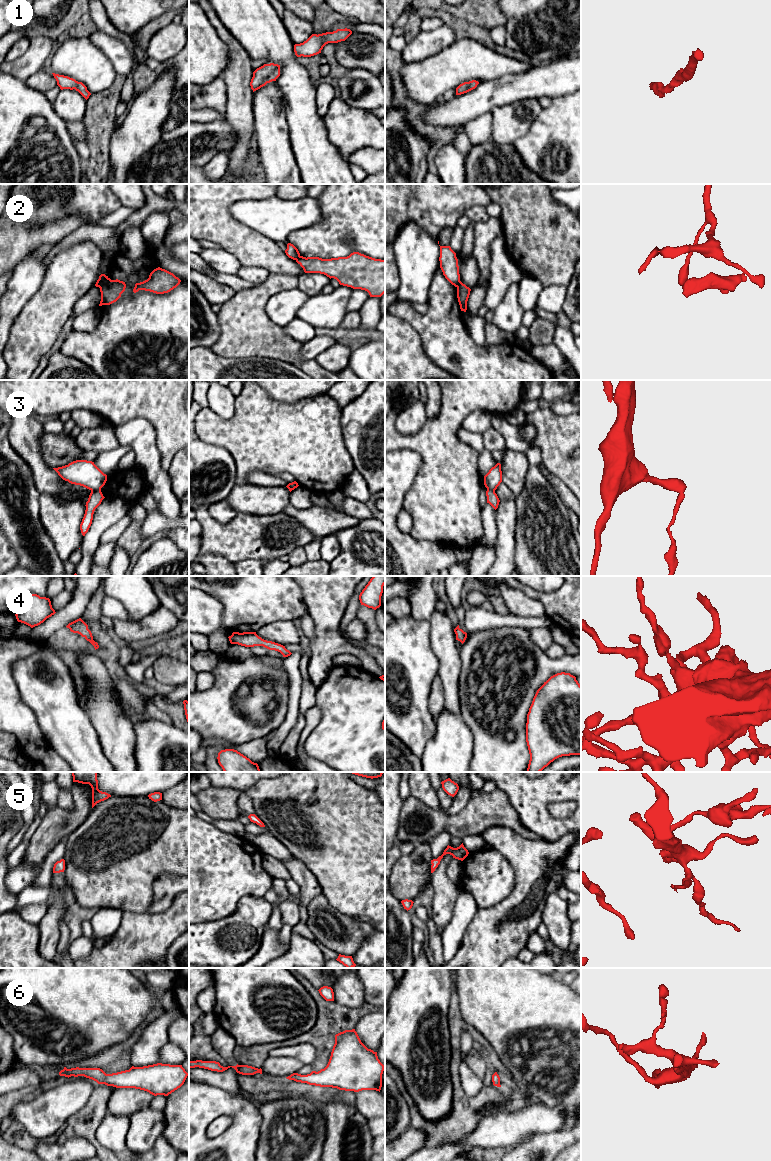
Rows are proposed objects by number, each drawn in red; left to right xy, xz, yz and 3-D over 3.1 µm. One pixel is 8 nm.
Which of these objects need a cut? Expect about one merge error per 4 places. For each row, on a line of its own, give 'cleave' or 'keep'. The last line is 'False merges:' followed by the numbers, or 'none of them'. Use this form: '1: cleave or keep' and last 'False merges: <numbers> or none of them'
1: keep
2: cleave
3: cleave
4: keep
5: keep
6: keep
False merges: 2, 3

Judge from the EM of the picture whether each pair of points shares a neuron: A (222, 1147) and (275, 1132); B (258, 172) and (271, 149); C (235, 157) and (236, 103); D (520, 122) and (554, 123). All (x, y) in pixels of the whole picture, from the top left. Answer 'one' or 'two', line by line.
A: two
B: two
C: one
D: two

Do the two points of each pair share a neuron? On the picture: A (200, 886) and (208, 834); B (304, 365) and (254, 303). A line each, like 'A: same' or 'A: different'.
A: same
B: same

